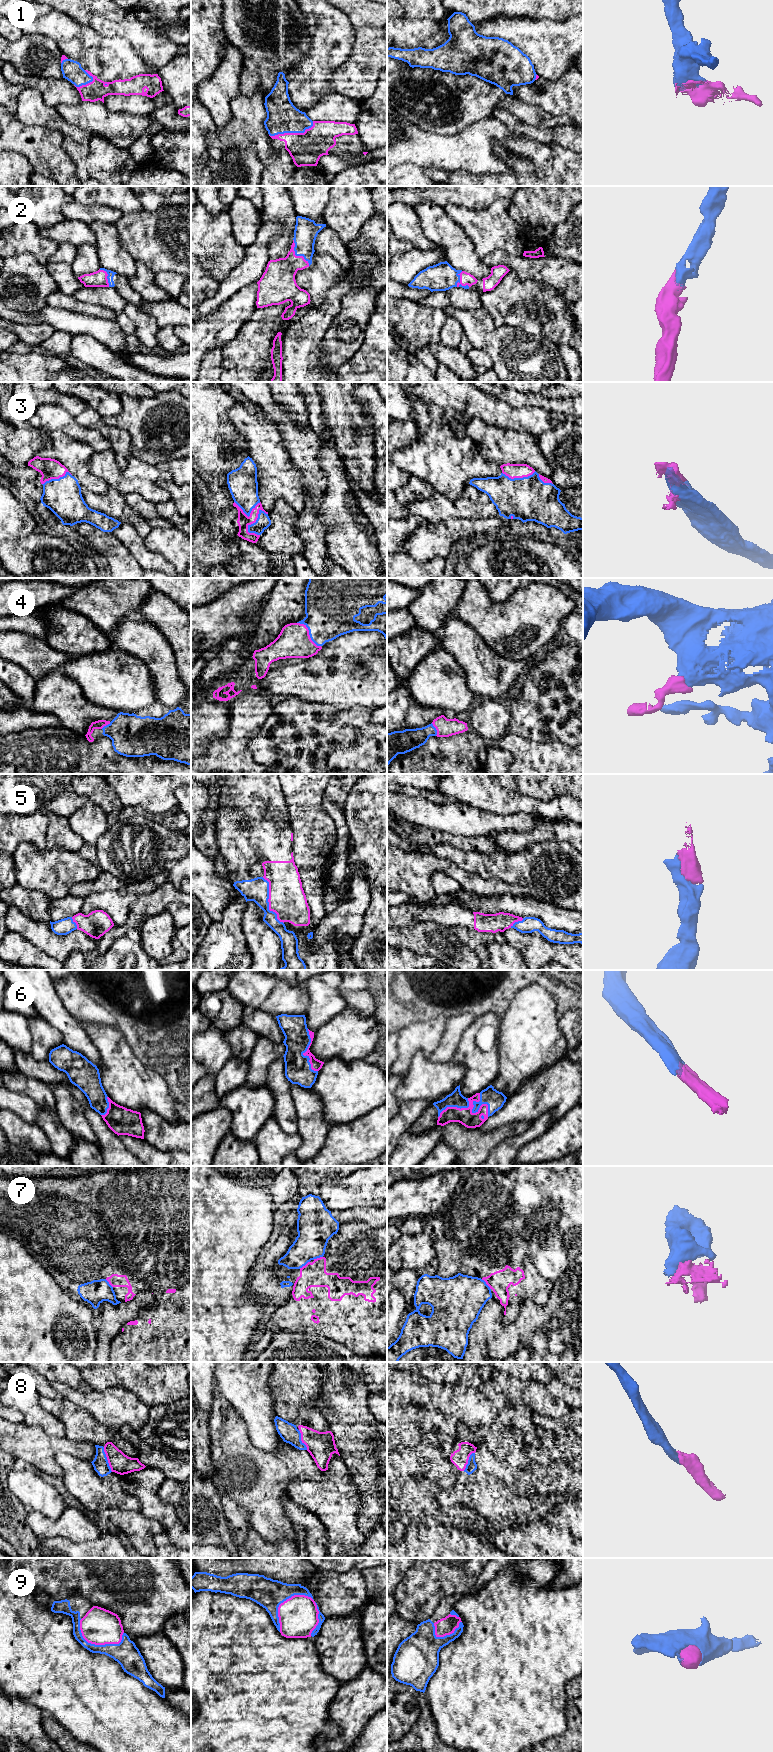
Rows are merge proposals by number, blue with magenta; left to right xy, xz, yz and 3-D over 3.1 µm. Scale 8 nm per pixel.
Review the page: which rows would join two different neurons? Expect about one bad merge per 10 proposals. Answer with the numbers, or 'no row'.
7

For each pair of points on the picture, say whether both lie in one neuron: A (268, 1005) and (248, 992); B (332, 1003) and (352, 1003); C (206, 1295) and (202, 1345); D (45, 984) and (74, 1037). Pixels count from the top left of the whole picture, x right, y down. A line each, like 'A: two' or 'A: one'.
A: two
B: two
C: one
D: one

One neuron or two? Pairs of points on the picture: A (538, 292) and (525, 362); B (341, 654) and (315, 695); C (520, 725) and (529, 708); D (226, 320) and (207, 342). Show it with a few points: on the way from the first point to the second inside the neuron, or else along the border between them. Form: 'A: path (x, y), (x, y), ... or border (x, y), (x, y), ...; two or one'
A: border (508, 325), (552, 342); two
B: path (341, 664), (341, 670), (325, 685); one
C: path (524, 721), (529, 716), (529, 712); one
D: path (221, 325), (209, 337); one

